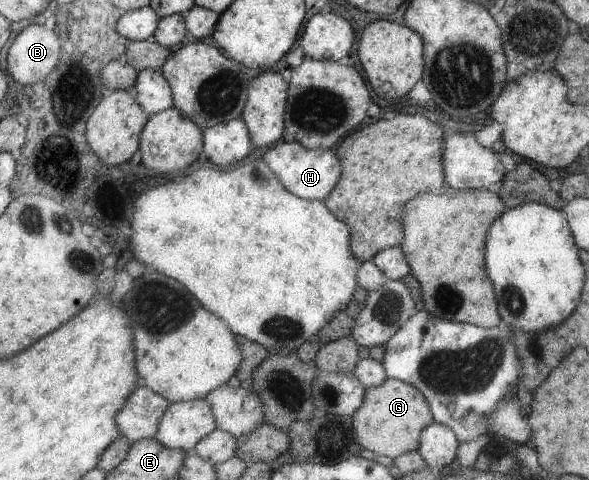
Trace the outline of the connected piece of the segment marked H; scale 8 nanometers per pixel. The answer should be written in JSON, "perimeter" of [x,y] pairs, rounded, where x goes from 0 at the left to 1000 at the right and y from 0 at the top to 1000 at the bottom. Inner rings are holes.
{"perimeter":[[[482,294],[465,308],[455,308],[441,335],[452,340],[465,363],[472,363],[472,375],[487,398],[525,419],[548,419],[577,367],[577,331],[572,321],[560,310],[514,306],[506,294]]]}

